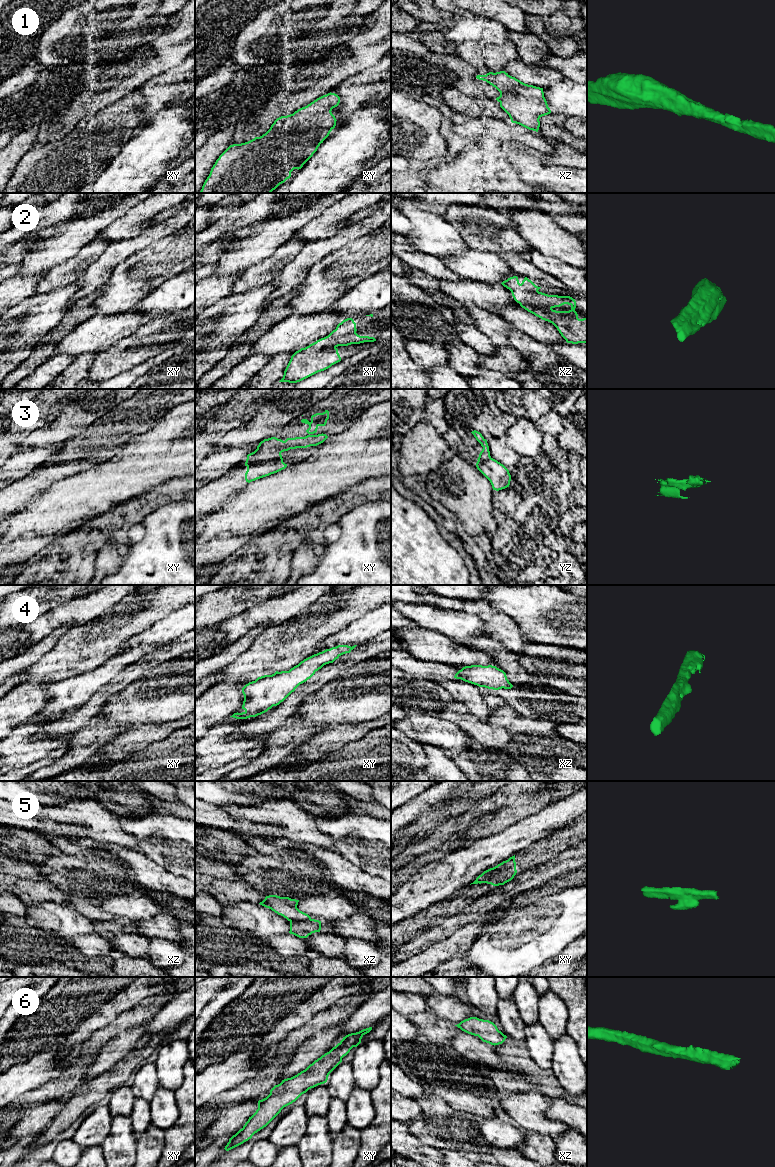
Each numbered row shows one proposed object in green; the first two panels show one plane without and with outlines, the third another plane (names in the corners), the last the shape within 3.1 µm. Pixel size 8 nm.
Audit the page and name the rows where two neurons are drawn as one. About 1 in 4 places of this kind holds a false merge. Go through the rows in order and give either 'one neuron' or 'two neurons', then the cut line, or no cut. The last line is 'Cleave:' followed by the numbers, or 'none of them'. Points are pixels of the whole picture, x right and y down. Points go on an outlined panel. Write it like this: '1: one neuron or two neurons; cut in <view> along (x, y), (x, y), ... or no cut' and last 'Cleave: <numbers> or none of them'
1: one neuron; no cut
2: one neuron; no cut
3: two neurons; cut in xy along (280, 452), (272, 452), (265, 460), (258, 460), (247, 466)
4: one neuron; no cut
5: two neurons; cut in xz along (310, 918), (304, 921), (290, 922)
6: one neuron; no cut
Cleave: 3, 5

